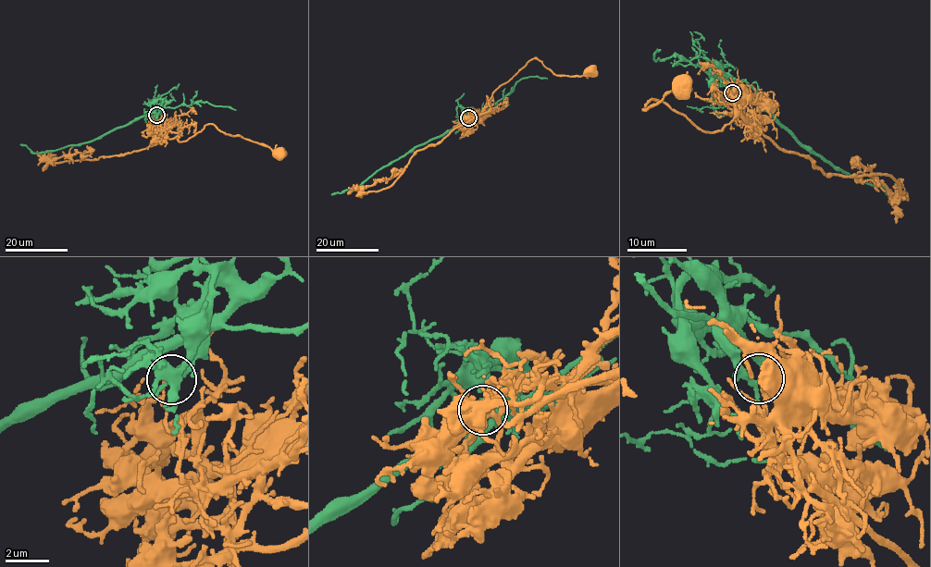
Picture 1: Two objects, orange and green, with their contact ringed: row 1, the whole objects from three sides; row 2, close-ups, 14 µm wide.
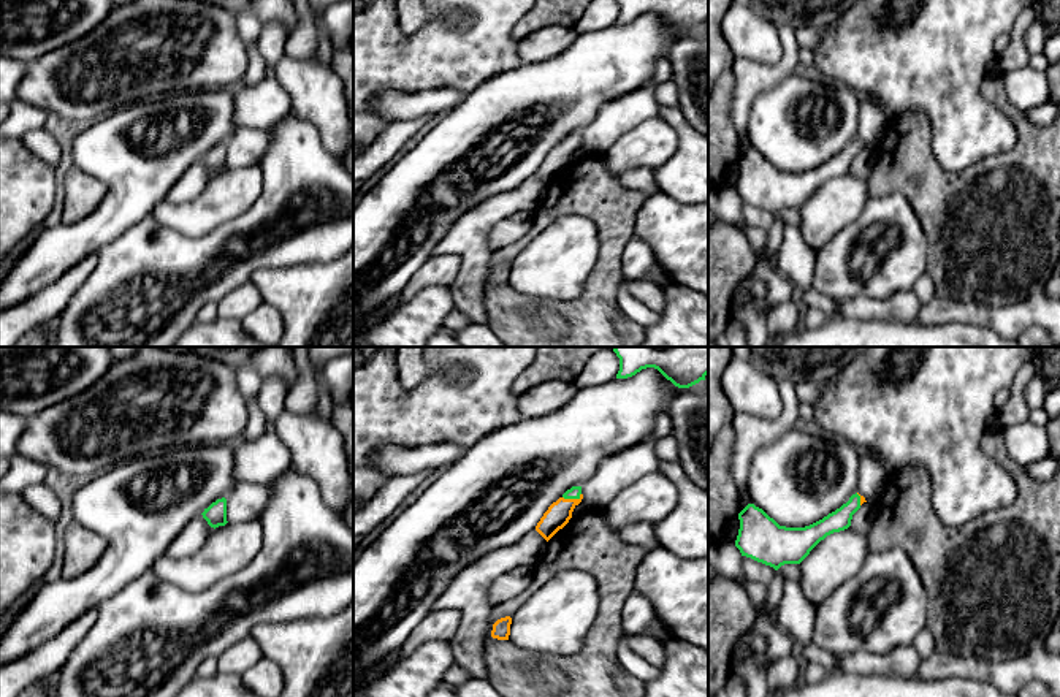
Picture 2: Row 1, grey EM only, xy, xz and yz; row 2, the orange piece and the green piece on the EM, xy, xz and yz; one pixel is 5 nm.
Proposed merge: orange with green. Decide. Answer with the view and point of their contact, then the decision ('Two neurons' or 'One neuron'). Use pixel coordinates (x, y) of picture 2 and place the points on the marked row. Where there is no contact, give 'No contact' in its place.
Touches orange at xz (572, 499). Two neurons

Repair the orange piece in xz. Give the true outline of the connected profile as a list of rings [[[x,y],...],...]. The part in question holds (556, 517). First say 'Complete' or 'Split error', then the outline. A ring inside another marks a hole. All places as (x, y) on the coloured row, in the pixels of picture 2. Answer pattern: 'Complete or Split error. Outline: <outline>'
Complete. Outline: [[[583,494],[578,499],[559,497],[543,513],[536,526],[536,531],[548,542],[559,529],[562,529],[572,518],[574,508],[581,502]]]

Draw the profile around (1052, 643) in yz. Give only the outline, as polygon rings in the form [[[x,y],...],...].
[[[1060,613],[1054,623],[1054,627],[1050,630],[1050,635],[1047,637],[1044,648],[1047,653],[1060,654]]]

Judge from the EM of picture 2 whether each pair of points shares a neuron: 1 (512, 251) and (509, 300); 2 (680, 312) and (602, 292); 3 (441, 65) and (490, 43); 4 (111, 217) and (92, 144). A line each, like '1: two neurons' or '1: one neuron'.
1: one neuron
2: two neurons
3: one neuron
4: one neuron

